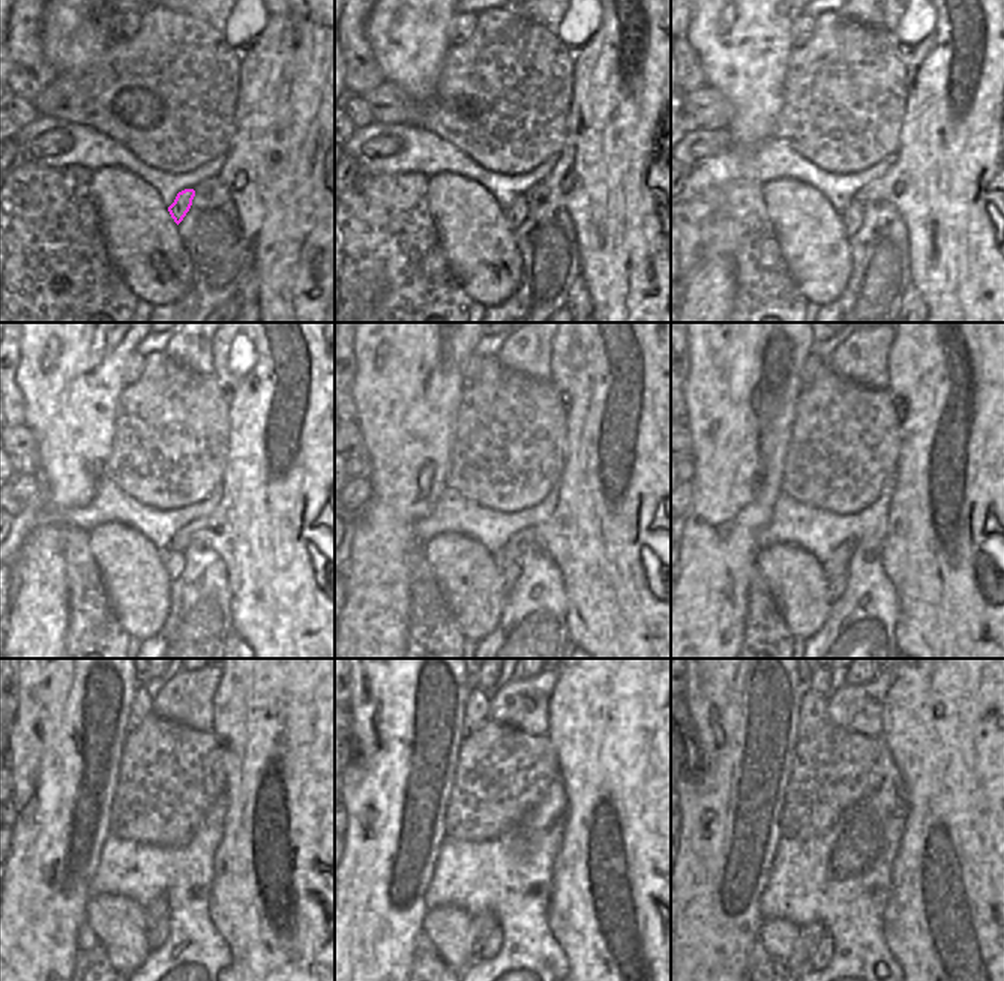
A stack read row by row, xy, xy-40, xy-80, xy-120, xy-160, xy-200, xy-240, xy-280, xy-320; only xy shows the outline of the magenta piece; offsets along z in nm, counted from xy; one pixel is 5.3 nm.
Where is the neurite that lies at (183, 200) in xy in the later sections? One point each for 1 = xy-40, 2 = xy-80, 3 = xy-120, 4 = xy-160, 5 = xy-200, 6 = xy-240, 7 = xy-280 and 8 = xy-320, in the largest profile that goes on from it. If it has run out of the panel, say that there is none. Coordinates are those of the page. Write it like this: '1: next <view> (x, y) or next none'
1: next xy-40 (515, 215)
2: next xy-80 (851, 216)
3: next xy-120 (174, 563)
4: next xy-160 (512, 570)
5: next xy-200 (835, 573)
6: next xy-240 (156, 936)
7: next xy-280 (491, 945)
8: next xy-320 (826, 947)

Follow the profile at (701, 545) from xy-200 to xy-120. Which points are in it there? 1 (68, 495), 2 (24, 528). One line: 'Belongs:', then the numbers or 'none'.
Belongs: 1

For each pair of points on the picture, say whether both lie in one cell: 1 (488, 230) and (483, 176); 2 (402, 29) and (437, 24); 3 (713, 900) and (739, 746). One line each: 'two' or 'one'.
1: two
2: one
3: one

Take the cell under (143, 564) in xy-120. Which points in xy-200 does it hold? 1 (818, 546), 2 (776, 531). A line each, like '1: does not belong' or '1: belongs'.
1: does not belong
2: does not belong

